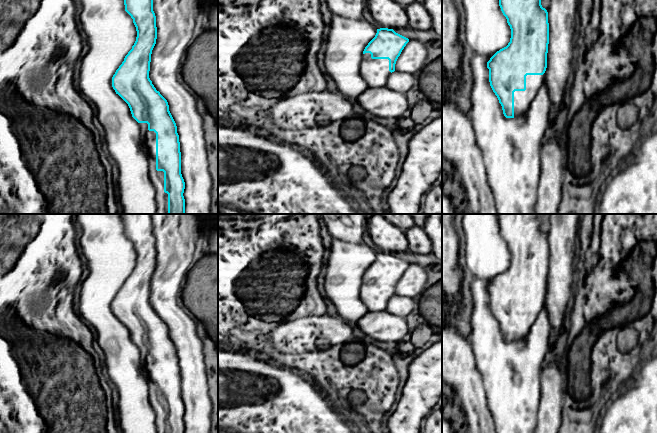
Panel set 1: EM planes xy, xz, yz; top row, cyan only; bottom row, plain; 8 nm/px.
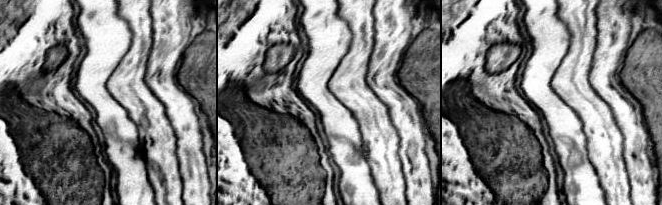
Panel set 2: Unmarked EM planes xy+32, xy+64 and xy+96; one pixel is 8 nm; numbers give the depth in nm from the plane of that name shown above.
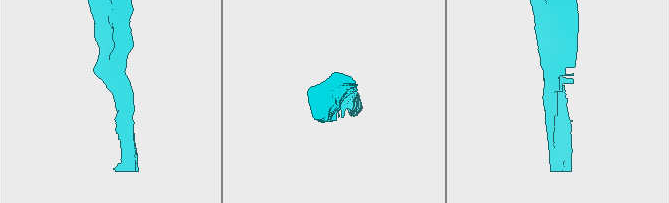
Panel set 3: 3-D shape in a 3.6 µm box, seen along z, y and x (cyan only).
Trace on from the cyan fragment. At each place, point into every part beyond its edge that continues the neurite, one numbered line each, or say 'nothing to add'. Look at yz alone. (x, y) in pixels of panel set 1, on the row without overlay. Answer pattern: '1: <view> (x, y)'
1: yz (522, 323)

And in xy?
1: xy (149, 361)

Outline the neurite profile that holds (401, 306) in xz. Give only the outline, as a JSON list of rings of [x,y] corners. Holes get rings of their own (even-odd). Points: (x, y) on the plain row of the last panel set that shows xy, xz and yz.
[[[394,295],[390,298],[386,312],[405,318],[417,309],[417,300],[405,296]]]

